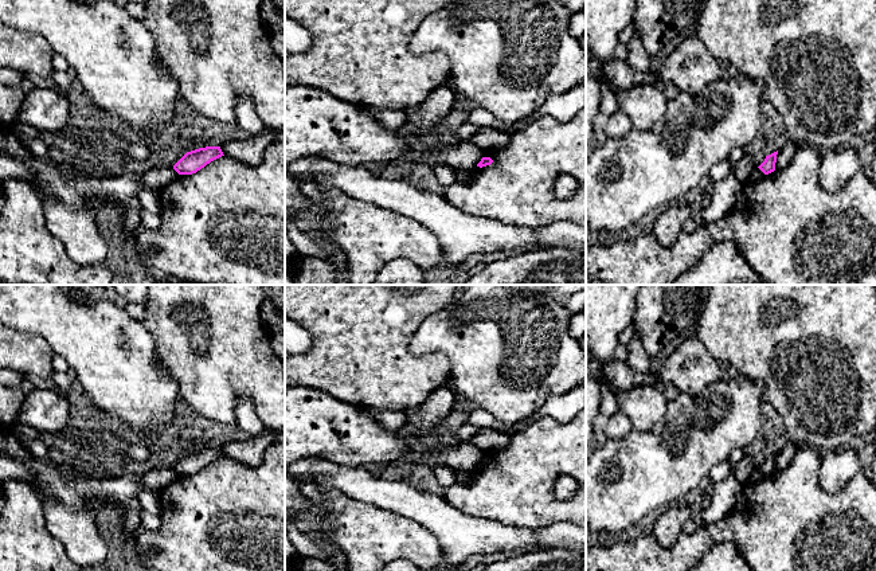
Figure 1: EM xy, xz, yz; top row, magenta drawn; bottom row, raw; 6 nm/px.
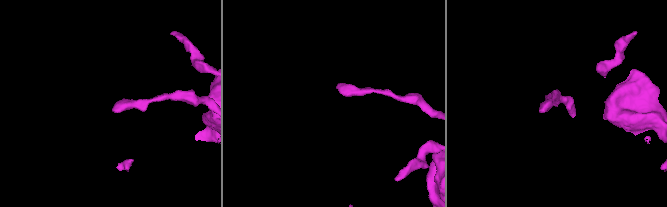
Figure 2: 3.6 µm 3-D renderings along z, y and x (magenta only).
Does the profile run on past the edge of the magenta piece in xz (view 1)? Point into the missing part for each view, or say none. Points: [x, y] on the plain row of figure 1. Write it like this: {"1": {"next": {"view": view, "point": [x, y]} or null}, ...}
{"1": {"next": null}}

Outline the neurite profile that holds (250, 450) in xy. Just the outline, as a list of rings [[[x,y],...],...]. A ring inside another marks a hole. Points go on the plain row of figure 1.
[[[277,433],[259,434],[246,439],[236,439],[220,446],[224,457],[245,462],[247,465],[259,465],[265,450],[277,439]]]

